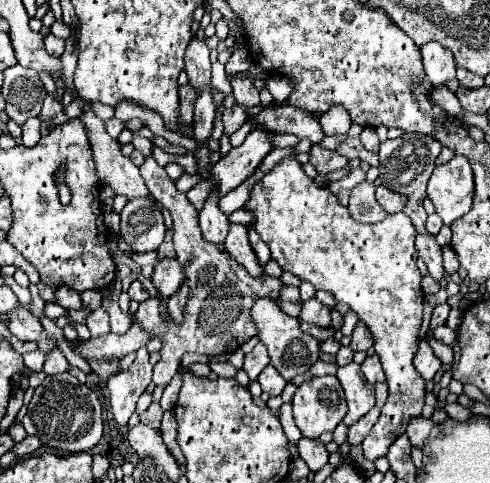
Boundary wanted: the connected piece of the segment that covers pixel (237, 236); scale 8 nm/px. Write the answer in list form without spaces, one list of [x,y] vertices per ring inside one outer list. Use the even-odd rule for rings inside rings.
[[[233,224],[229,230],[229,236],[225,240],[227,252],[251,272],[251,276],[265,276],[265,268],[259,268],[259,260],[255,260],[255,252],[251,252],[249,240],[247,240],[247,228],[243,224]]]

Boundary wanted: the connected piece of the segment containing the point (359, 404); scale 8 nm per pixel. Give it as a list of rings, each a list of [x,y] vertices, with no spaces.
[[[357,362],[339,366],[337,378],[345,390],[345,400],[349,408],[343,422],[351,426],[375,406],[375,390],[371,384],[367,384],[367,380],[363,380],[363,372]]]

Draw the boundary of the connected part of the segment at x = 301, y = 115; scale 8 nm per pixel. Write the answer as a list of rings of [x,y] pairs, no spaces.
[[[267,104],[263,110],[251,118],[251,122],[265,126],[271,132],[289,132],[299,138],[309,140],[311,144],[321,144],[325,138],[321,124],[315,114],[303,112],[289,104]]]

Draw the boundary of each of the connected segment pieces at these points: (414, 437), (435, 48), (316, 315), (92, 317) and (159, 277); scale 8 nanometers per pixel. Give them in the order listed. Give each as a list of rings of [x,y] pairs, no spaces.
[[[415,416],[415,418],[409,420],[405,434],[409,436],[409,440],[411,440],[413,446],[419,446],[421,448],[425,444],[425,440],[429,438],[431,428],[433,428],[433,420],[423,418],[423,416]]]
[[[429,42],[421,48],[421,54],[425,74],[435,88],[445,86],[445,82],[455,78],[455,60],[447,48],[443,48],[437,42]]]
[[[311,298],[311,300],[303,302],[299,320],[315,324],[315,326],[329,326],[331,324],[331,310],[327,306],[323,306],[317,298]]]
[[[97,308],[95,312],[89,314],[87,318],[87,326],[89,326],[89,332],[91,336],[103,336],[109,332],[109,316],[103,308]]]
[[[161,258],[157,260],[153,274],[151,274],[151,282],[155,284],[155,288],[159,290],[159,294],[163,298],[169,298],[171,294],[175,294],[183,282],[185,274],[181,264],[175,258]]]

